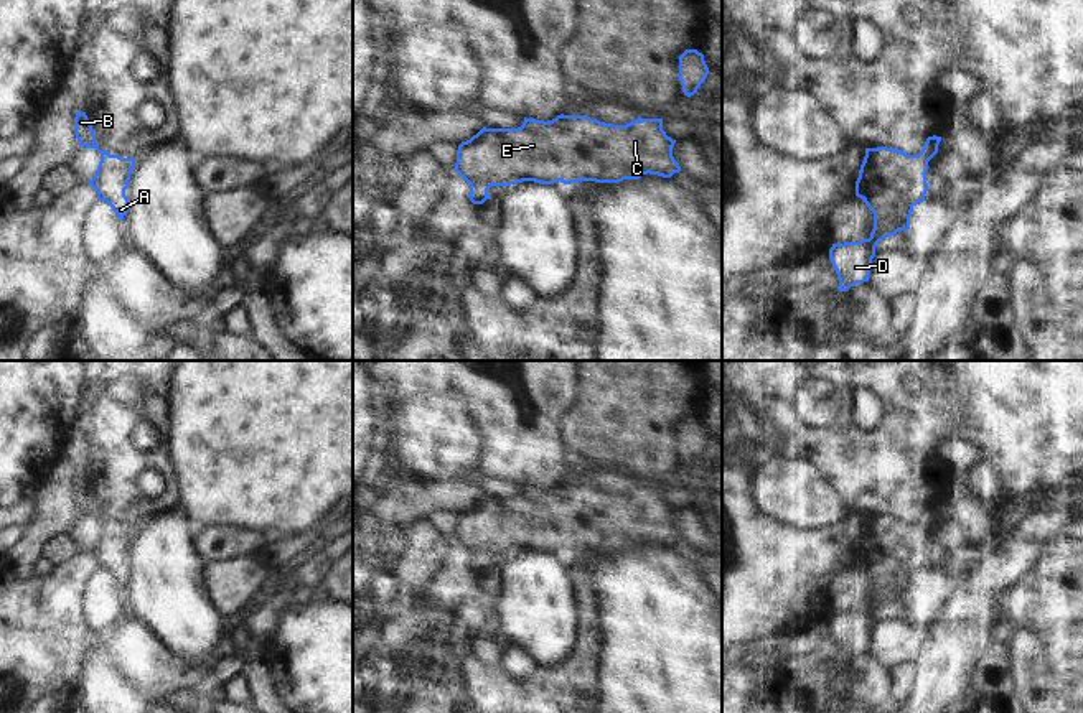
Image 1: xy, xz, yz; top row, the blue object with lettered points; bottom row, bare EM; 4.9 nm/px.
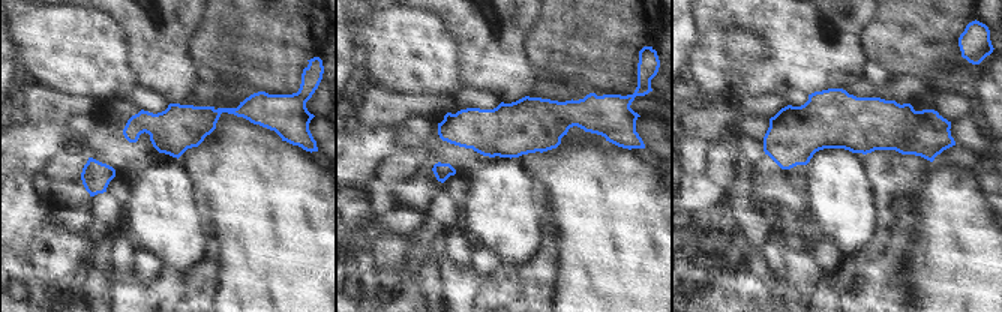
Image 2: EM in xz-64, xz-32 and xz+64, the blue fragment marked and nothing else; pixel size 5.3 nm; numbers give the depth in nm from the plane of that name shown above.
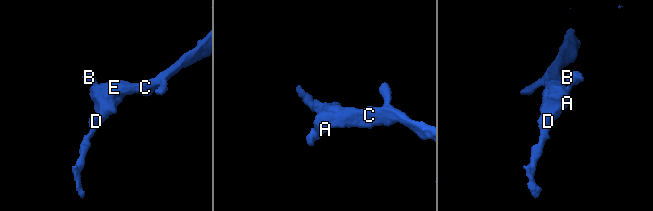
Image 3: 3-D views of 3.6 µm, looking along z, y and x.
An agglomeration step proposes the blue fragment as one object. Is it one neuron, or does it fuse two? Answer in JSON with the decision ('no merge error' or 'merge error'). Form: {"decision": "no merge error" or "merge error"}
{"decision": "no merge error"}

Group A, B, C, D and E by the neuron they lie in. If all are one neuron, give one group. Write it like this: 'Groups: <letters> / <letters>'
Groups: A B C D E

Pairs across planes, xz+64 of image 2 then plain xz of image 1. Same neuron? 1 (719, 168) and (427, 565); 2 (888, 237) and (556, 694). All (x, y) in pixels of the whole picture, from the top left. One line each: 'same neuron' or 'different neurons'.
1: same neuron
2: same neuron

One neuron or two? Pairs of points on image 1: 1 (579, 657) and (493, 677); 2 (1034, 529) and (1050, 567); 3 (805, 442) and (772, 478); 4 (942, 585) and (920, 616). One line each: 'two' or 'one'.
1: one
2: two
3: two
4: one

